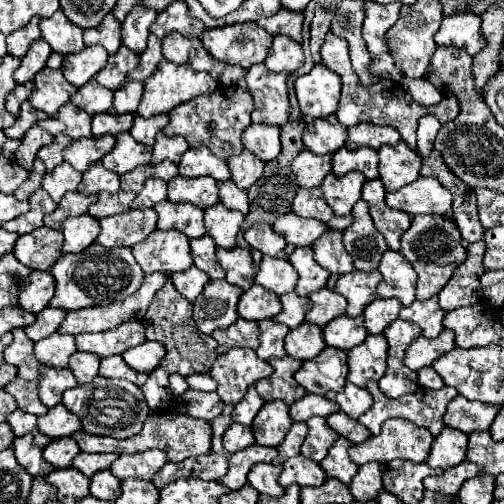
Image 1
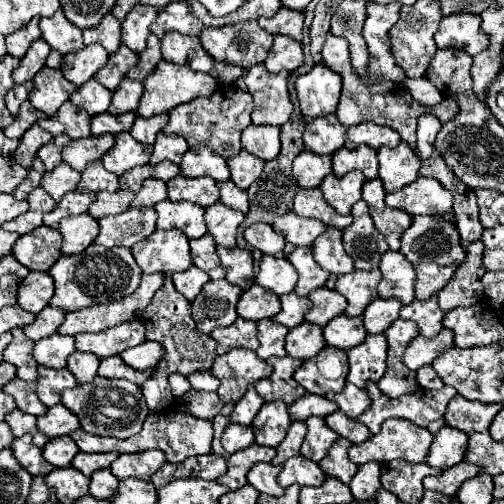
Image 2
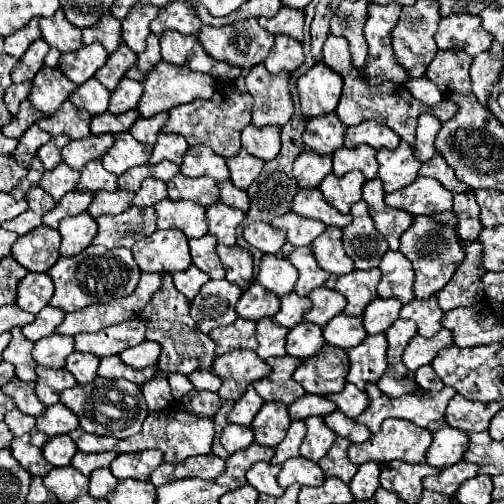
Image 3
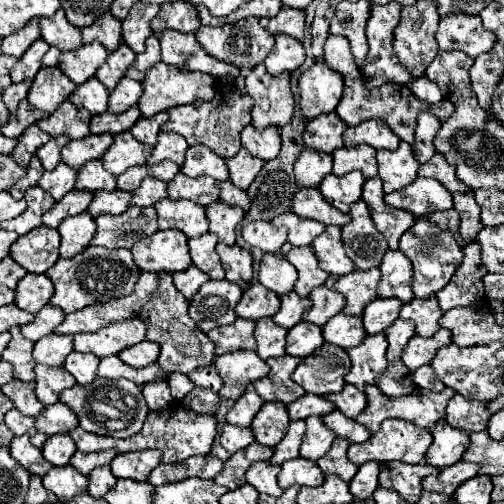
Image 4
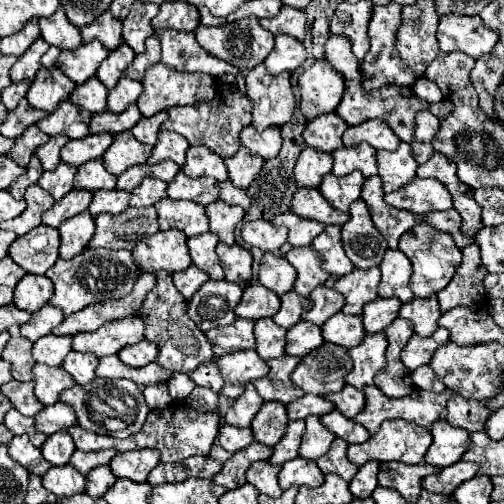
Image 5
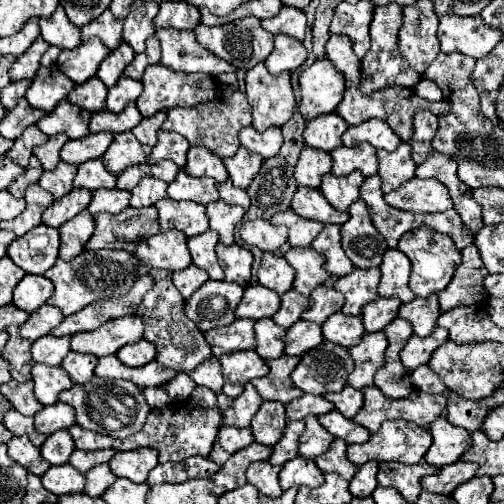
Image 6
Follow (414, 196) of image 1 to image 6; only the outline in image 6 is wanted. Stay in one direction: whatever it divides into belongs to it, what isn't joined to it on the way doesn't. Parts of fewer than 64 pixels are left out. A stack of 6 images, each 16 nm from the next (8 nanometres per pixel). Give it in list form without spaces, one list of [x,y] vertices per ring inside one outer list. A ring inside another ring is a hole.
[[[412,178],[404,182],[400,188],[384,194],[384,200],[406,212],[444,212],[452,208],[452,200],[448,196],[448,190],[438,182],[438,180],[422,180],[422,178]]]

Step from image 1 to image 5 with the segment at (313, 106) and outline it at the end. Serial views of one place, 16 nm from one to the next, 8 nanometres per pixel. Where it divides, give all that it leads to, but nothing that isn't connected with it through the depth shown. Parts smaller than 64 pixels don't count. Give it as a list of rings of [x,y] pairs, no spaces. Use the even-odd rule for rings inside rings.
[[[316,60],[306,68],[300,78],[300,112],[306,120],[320,114],[330,114],[342,100],[344,76],[332,68],[326,60]]]

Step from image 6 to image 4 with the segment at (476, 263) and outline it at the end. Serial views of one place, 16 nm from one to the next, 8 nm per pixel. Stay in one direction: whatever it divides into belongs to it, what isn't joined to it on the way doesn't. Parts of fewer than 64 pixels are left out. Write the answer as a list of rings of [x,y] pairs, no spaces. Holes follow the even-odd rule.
[[[476,242],[464,246],[464,260],[454,272],[452,280],[446,288],[442,288],[436,296],[442,312],[452,310],[456,306],[472,306],[484,300],[484,284],[482,278],[488,274],[480,260],[480,246]]]

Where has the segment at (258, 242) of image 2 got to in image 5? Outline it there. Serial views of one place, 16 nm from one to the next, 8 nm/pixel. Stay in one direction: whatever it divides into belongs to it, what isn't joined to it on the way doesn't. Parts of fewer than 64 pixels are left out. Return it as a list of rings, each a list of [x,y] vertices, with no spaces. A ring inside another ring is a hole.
[[[254,220],[242,226],[242,238],[246,244],[260,248],[262,252],[278,252],[286,242],[286,228],[272,226],[268,220]]]

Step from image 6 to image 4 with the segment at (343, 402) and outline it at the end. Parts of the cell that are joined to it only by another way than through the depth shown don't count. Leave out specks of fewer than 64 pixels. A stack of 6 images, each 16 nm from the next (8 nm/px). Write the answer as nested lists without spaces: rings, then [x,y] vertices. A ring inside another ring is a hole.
[[[346,384],[342,392],[338,392],[338,394],[328,394],[326,398],[328,398],[330,402],[334,402],[336,408],[338,408],[344,416],[348,416],[348,418],[356,418],[356,416],[362,412],[364,404],[366,404],[366,394],[364,394],[362,390],[358,390],[358,388],[354,388],[352,384]]]

